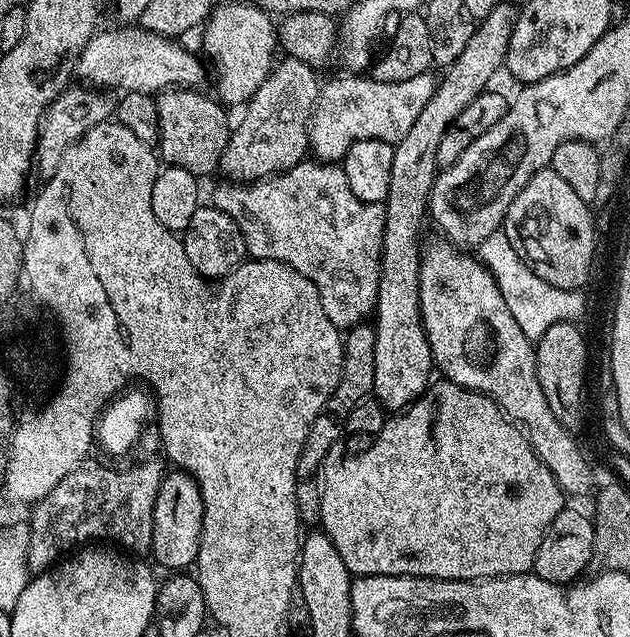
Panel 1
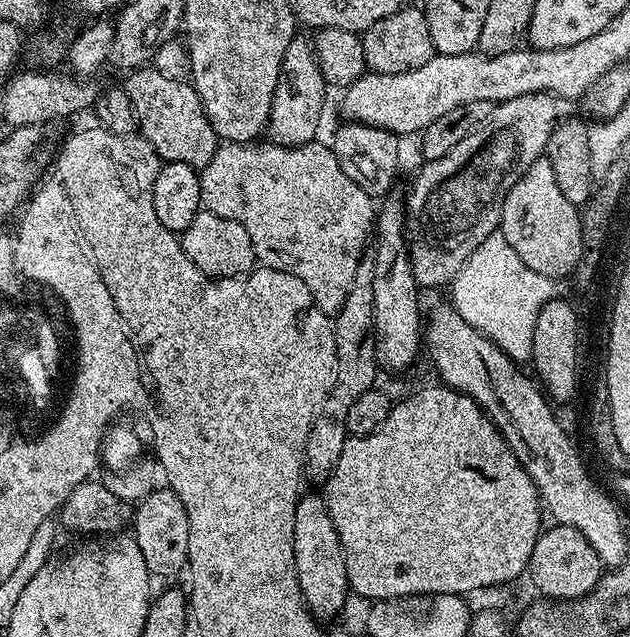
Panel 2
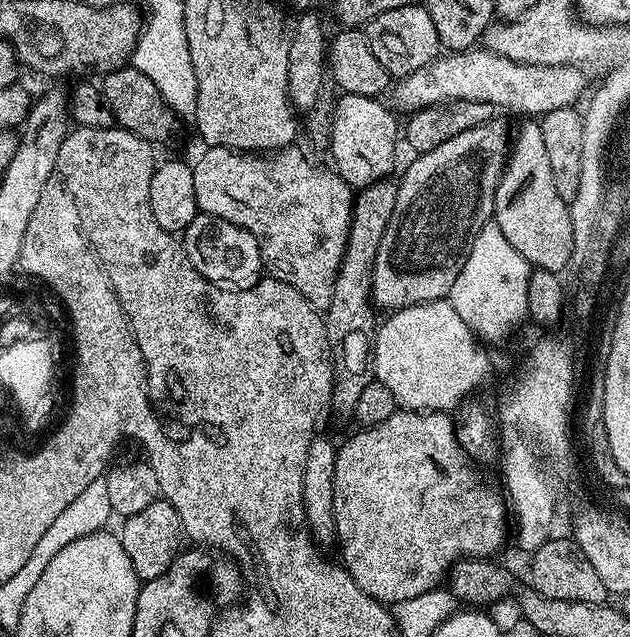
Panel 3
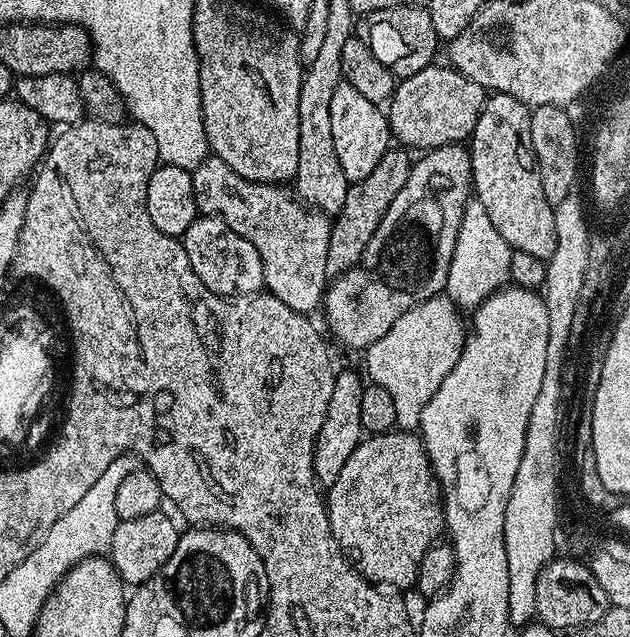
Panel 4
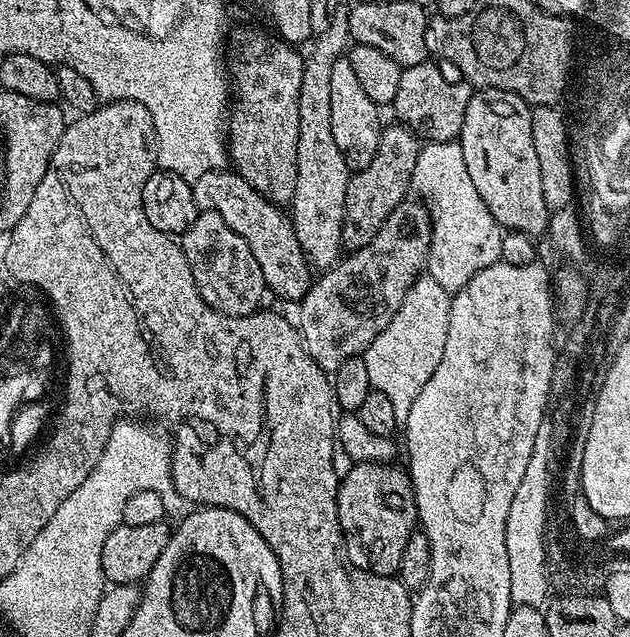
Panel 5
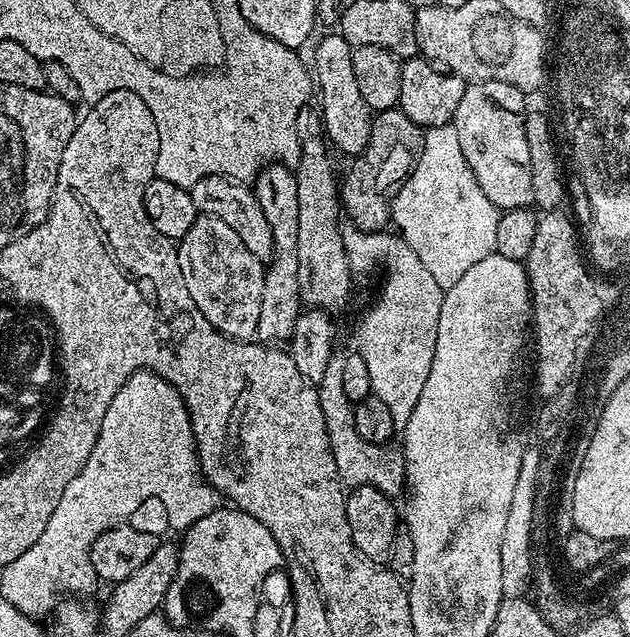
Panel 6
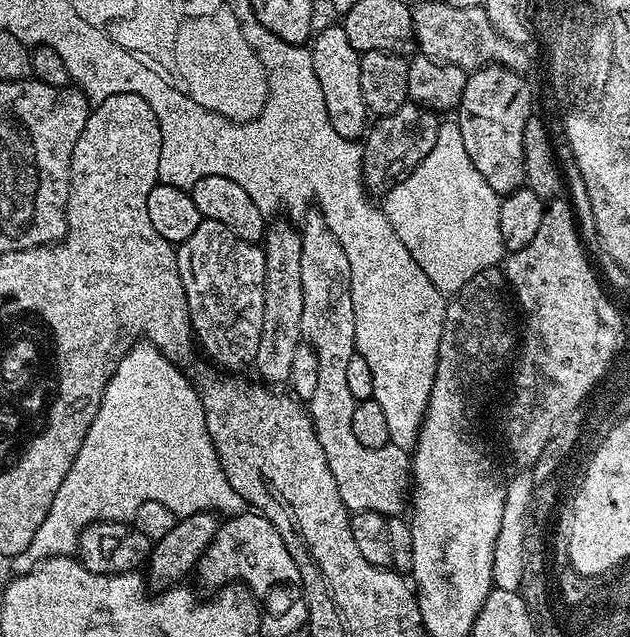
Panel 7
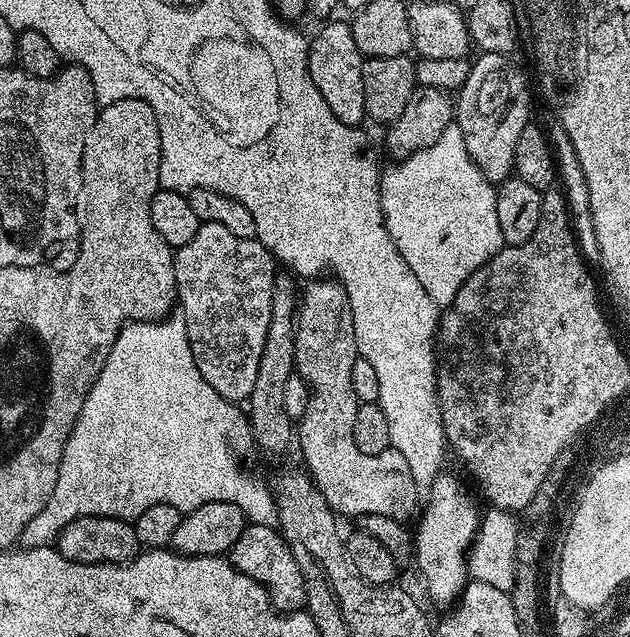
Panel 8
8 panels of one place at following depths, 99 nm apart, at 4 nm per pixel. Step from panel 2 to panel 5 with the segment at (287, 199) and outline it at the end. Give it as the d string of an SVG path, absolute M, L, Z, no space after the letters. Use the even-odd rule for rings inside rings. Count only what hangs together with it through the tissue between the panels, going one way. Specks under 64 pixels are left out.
M235 170L202 174L202 178L191 181L191 185L197 209L222 214L226 226L230 226L234 234L246 238L250 254L254 254L258 267L262 269L265 289L284 300L303 300L312 285L314 269L292 229L289 213L281 205L262 198L258 190L254 190L254 186L250 186L250 182L243 180Z

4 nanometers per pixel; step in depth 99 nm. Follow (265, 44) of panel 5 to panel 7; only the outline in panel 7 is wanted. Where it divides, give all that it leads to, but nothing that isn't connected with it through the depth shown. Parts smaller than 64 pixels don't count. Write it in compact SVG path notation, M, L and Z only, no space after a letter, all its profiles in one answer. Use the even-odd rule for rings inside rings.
M288 224L267 225L262 241L266 258L266 282L264 283L264 305L262 306L262 334L258 338L258 354L254 368L260 371L259 379L268 386L284 386L290 378L290 365L294 359L294 350L302 342L302 238L297 229Z

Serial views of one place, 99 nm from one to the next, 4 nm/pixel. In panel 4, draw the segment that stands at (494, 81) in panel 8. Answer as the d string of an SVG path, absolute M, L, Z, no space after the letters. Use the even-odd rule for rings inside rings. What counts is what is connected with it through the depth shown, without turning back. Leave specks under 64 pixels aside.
M501 92L489 95L484 103L478 126L470 137L472 154L472 181L474 196L490 214L494 230L502 234L509 248L534 254L534 258L547 262L558 246L554 222L555 207L546 198L546 190L532 145L529 105L518 98Z

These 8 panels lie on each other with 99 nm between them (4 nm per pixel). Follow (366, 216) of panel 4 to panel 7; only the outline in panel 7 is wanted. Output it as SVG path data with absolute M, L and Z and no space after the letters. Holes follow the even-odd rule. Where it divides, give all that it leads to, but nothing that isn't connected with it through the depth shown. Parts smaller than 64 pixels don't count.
M411 102L394 110L394 114L379 117L367 129L366 139L362 144L365 189L373 197L380 198L395 184L399 184L409 170L418 167L422 158L426 158L426 154L434 150L434 142L438 142L441 123L441 117L431 108L421 108L420 105Z

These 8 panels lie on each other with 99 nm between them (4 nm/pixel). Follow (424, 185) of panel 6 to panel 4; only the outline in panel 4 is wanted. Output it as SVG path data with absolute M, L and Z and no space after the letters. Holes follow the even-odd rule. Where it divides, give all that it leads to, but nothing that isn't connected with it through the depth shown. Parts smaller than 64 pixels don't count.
M472 202L465 207L462 226L458 230L458 242L454 250L454 258L450 264L446 295L457 309L475 310L480 303L492 293L500 291L509 283L513 249L494 230L494 222L490 222L490 214L479 202Z

